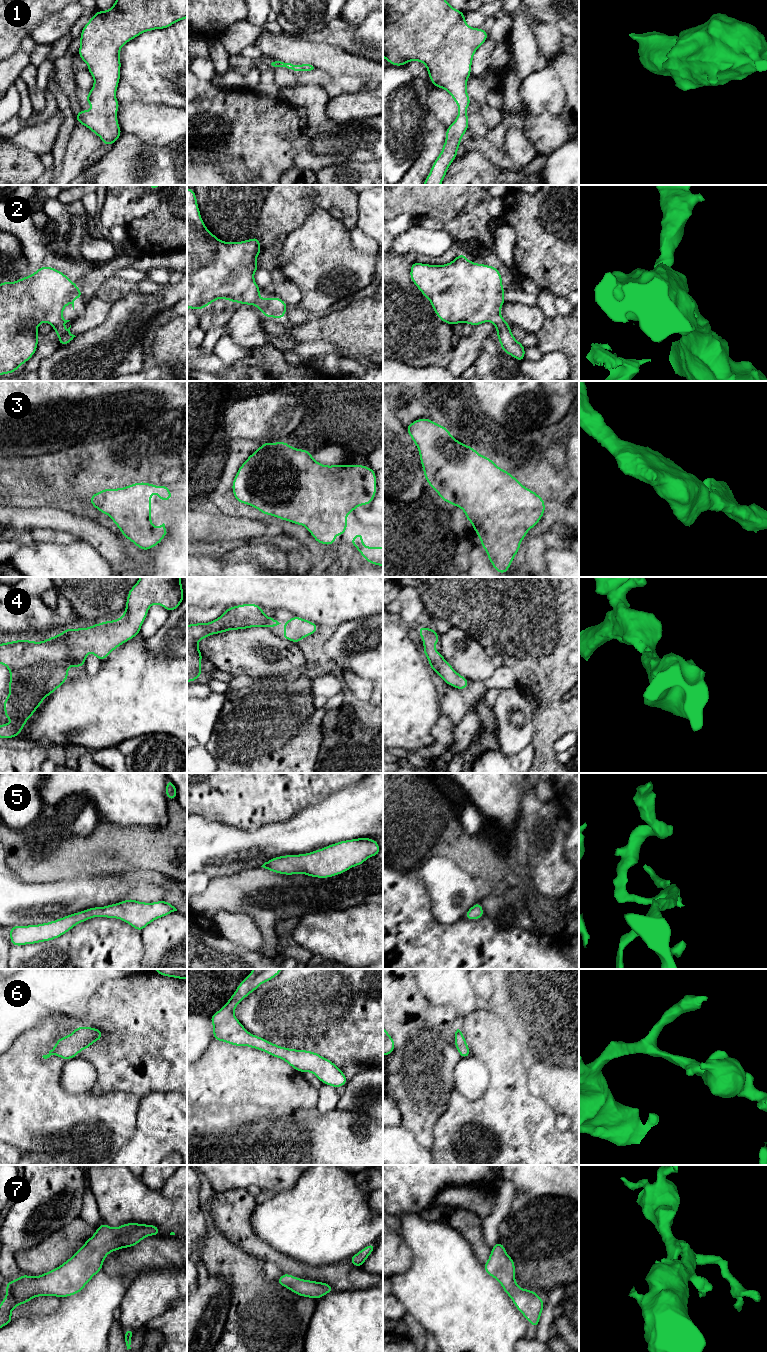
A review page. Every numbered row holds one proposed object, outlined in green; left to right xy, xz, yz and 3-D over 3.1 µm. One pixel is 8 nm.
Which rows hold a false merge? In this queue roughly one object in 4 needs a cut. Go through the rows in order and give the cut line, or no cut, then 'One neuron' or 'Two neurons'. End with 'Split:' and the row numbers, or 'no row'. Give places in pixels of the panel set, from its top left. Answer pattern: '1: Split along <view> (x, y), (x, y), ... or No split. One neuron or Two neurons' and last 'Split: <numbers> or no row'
1: No split. One neuron
2: No split. One neuron
3: No split. One neuron
4: No split. One neuron
5: No split. One neuron
6: No split. One neuron
7: No split. One neuron
Split: no row

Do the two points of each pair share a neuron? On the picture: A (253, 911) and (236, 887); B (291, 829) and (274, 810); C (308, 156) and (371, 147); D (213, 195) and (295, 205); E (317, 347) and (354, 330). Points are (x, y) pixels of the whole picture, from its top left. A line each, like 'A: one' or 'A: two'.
A: one
B: two
C: one
D: one
E: two

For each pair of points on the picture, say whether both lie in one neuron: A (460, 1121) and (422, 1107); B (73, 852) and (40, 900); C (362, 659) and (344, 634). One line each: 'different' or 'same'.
A: different
B: different
C: same

